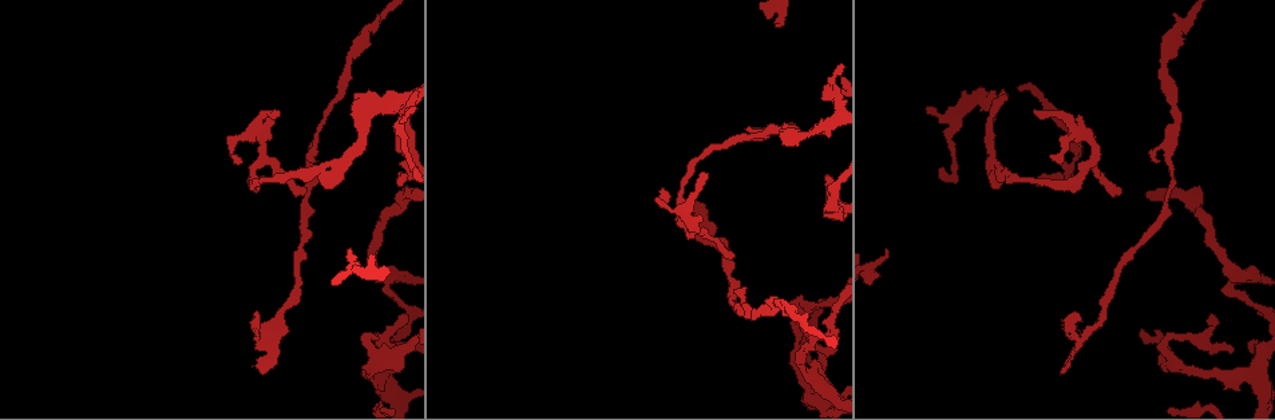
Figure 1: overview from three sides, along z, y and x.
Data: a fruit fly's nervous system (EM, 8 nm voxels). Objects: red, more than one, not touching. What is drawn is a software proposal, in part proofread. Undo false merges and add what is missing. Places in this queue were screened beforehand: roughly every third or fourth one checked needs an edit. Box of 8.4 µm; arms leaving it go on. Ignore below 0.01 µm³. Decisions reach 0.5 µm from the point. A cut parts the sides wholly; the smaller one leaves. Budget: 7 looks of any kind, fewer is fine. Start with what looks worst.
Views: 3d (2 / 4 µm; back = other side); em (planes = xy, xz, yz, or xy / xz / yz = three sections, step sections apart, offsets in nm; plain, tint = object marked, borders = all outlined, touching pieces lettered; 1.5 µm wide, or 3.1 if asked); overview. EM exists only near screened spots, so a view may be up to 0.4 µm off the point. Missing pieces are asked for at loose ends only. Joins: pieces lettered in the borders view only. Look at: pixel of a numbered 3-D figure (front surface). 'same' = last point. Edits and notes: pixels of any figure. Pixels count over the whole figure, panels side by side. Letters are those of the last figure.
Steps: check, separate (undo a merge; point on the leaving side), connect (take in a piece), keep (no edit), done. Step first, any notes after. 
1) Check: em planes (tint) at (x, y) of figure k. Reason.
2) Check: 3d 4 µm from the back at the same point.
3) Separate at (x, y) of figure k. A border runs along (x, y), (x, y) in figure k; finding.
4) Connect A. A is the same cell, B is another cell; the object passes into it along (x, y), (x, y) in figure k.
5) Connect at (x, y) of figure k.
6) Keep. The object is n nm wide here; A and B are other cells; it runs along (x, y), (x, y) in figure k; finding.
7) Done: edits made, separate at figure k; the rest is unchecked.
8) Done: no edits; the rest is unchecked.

Check: 3d 4 µm from the back at (273, 114) of figure 1. Tapers out.

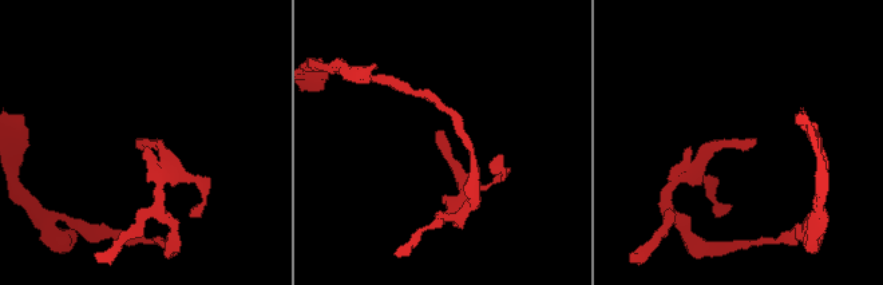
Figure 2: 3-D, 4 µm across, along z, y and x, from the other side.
Check: em xz step 8 (borders) at (438, 130) of figure 2. Need the tissue.

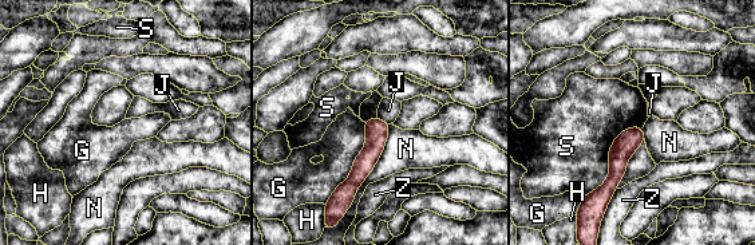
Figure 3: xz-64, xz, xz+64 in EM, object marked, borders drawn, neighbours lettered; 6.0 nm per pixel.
Check: em planes (borders) at the same point. Another direction.

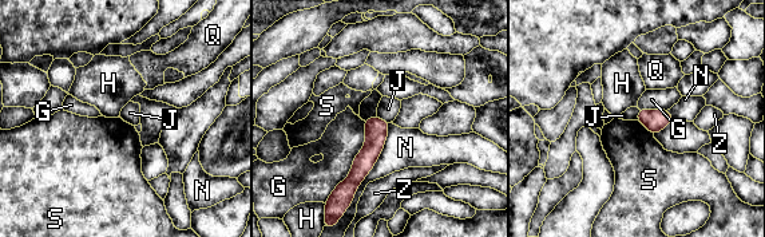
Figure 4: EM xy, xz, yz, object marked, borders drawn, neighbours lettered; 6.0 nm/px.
Keep. The longest contact is with N, 550 nm; G, H, J, N, Q, S and Z are other cells; no lettered piece goes on from it.

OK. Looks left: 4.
Check: em planes (borders) at (776, 25) of figure 1. Tapers out.

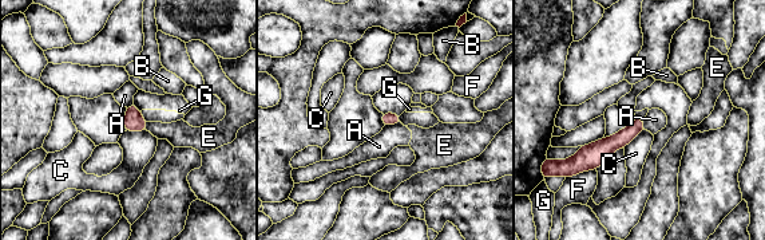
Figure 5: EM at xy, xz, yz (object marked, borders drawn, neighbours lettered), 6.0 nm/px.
Keep. A, B, C, E, F and G are other cells; it runs along (641, 121), (574, 160) in figure 5; no lettered piece goes on from it.

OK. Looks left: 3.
Check: 3d 4 µm at (1232, 347) of figure 1. Tapers out.

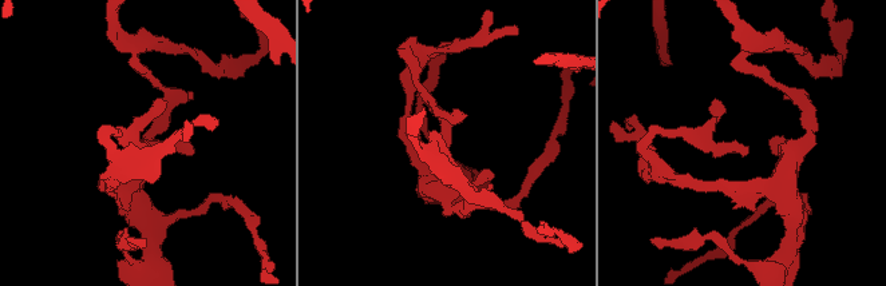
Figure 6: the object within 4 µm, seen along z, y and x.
Check: em planes (borders) at (748, 149) of figure 6.

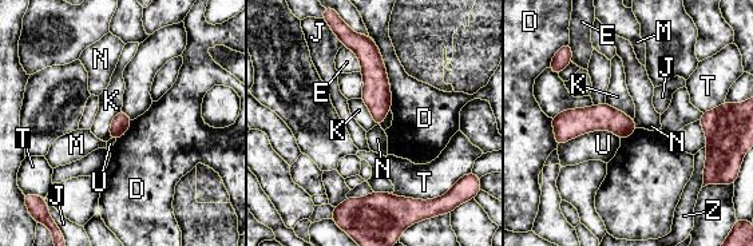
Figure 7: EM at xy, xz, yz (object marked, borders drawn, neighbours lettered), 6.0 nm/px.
Keep. The longest contact is with D, 420 nm; D, E, J, K, M, N, T, U and Z are other cells; a border runs along (633, 119), (637, 127) in figure 7; none of them fits.

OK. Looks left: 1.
Done: no edits; the rest is unchecked.

